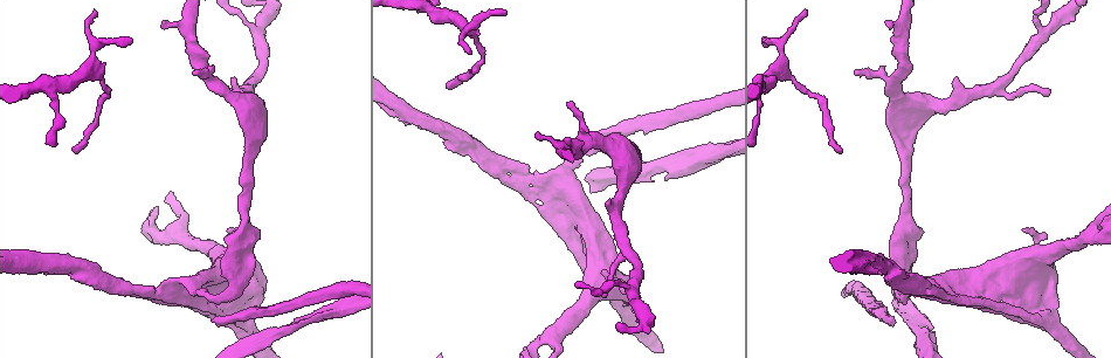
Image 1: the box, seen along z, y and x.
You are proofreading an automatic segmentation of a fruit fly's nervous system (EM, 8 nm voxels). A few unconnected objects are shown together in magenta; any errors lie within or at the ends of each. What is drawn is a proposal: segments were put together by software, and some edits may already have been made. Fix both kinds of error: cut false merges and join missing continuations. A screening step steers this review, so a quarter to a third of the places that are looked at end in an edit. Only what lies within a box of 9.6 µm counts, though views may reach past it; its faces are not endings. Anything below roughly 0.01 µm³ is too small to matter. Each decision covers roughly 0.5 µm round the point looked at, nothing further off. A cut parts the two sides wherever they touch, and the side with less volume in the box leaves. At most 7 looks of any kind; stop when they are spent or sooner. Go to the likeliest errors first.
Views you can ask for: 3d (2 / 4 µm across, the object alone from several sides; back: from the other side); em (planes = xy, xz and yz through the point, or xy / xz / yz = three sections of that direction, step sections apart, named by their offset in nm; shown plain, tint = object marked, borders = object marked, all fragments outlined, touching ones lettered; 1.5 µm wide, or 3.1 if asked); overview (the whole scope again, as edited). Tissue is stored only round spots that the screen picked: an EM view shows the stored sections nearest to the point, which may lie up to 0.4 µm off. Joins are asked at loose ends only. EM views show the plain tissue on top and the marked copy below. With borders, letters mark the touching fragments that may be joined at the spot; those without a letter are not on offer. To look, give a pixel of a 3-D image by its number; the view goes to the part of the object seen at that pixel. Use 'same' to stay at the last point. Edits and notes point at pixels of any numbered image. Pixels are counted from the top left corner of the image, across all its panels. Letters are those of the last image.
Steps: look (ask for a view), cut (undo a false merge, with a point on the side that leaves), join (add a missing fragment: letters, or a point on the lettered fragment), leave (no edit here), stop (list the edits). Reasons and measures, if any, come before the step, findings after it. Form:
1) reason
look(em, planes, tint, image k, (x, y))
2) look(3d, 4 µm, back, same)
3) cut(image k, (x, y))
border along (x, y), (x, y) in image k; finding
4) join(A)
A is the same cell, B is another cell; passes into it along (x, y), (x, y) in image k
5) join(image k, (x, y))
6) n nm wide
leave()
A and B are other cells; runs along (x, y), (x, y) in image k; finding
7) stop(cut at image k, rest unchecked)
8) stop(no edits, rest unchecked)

thin end
look(3d, 4 µm, image 1, (567, 105))

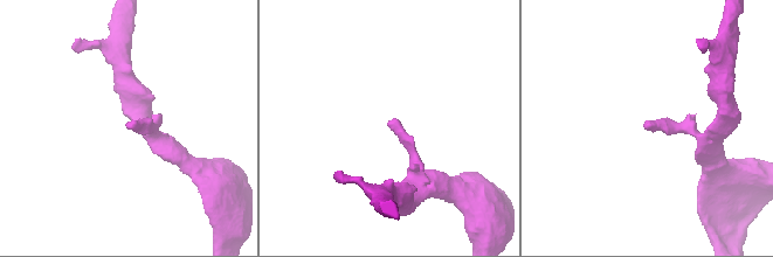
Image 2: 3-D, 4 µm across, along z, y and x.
look(em, xz, step 4, borders, image 2, (126, 127))

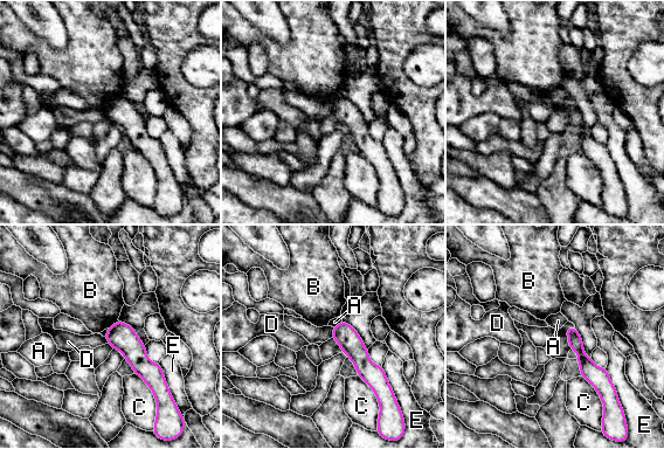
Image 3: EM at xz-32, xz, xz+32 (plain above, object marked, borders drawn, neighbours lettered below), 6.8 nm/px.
another direction
look(em, planes, borders, same)

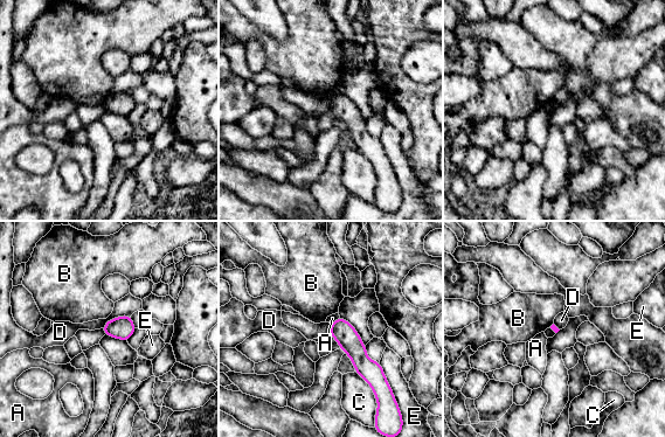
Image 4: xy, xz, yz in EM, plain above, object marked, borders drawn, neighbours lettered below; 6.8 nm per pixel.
leave()
A, B, C, D and E are other cells; border along (130, 316), (115, 317), (102, 327) in image 4; no lettered fragment goes on from it

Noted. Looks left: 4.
branch point
look(3d, 2 µm, back, image 1, (529, 175))

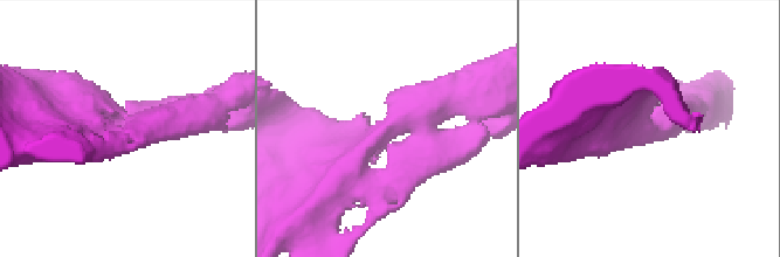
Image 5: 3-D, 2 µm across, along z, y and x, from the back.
now the EM
look(em, xy, step 4, borders, image 5, (389, 132))

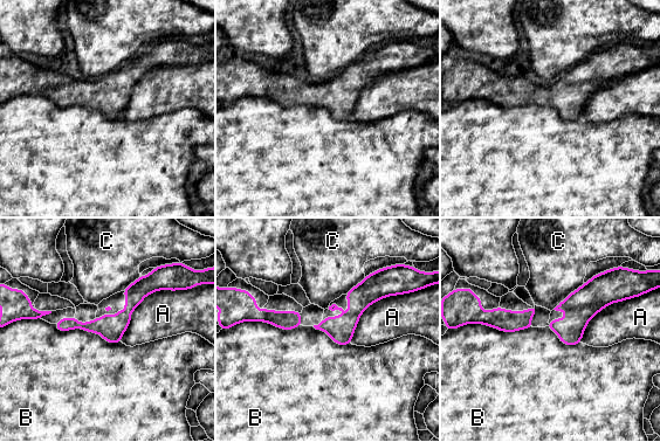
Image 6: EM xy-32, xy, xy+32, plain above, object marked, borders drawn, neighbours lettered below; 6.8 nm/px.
A touches over 550 nm
leave()
A, B and C are other cells; border along (54, 324), (121, 343) in image 6; one cell here

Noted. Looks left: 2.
stop(no edits, rest unchecked)

